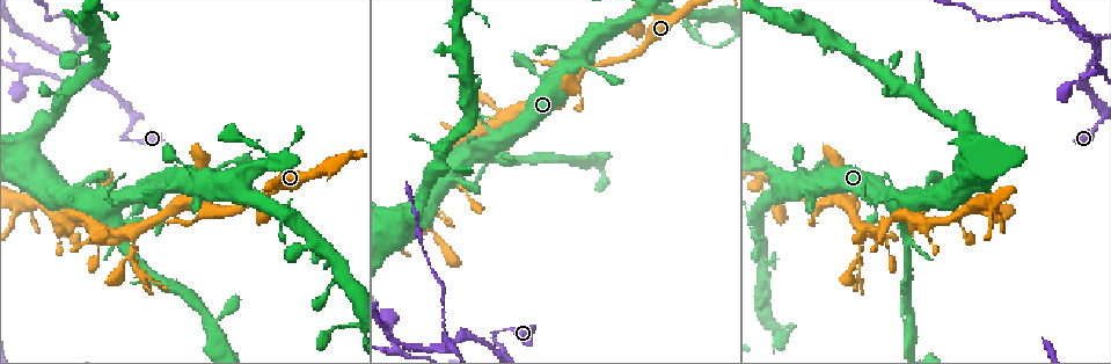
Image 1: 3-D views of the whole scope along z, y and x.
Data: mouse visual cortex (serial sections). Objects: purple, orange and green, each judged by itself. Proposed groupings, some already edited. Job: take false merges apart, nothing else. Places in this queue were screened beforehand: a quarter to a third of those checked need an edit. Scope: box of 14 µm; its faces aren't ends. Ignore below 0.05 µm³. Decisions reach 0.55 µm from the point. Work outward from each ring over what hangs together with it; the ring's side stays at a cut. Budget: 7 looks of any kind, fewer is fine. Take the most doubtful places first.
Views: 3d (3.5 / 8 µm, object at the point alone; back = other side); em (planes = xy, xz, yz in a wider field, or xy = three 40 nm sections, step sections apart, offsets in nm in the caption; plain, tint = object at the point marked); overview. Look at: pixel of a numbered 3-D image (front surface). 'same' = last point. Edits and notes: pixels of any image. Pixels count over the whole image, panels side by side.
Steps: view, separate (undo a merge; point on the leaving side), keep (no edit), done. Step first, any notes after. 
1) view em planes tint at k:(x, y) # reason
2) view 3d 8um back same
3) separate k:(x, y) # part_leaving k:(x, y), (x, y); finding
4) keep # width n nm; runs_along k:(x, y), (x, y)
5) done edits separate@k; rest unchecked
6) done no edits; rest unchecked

view em planes tint at 1:(493, 333) # abrupt turn

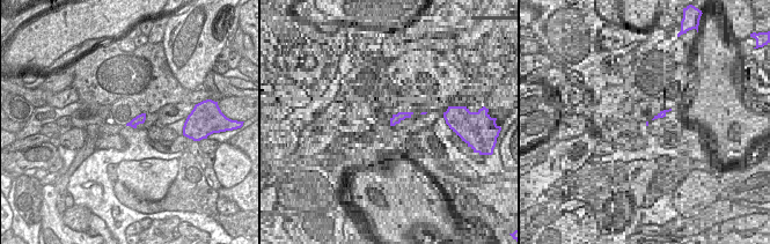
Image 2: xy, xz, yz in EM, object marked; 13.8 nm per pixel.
view 3d 3.5um same

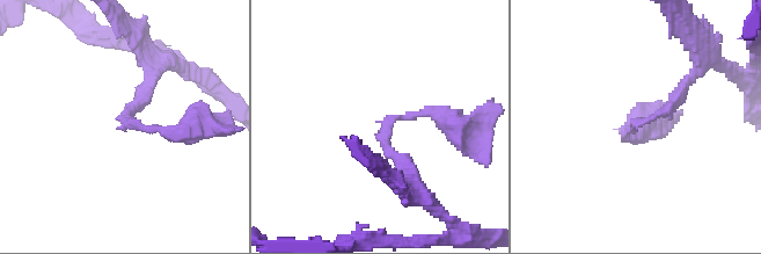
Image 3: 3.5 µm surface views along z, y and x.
keep # width 140 nm; runs_along 3:(637, 128), (667, 110), (694, 74); one cell here

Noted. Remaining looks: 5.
view 3d 3.5um at 1:(859, 254)

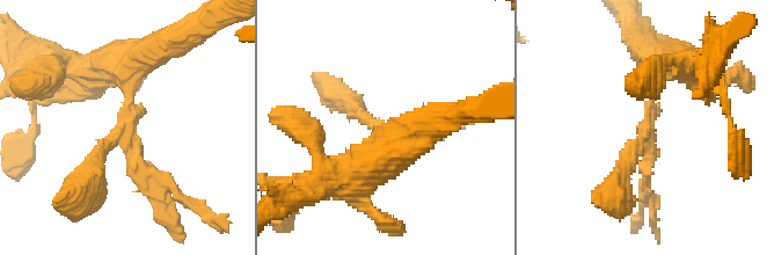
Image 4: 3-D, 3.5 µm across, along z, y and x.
view em planes tint at 4:(128, 124) # shape alone is not enough

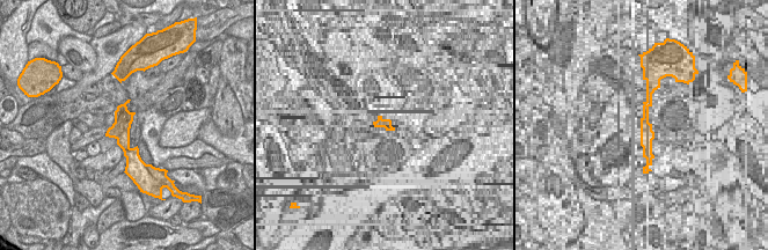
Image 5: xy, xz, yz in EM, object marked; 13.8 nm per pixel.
keep # arms 3; arm_widths 150, 250, 300 nm; runs_along 5:(123, 107), (123, 142), (129, 160); one cell here

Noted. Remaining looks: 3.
view 3d 3.5um at 1:(79, 39) # three arms meet

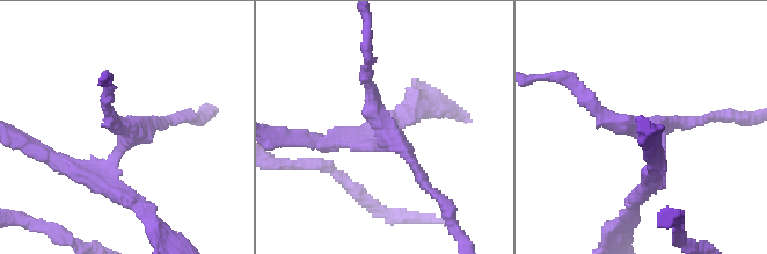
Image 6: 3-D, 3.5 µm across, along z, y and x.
view em xy step 2 tint at 6:(389, 135) # arms 3; arm_widths 150, 150, 200 nm

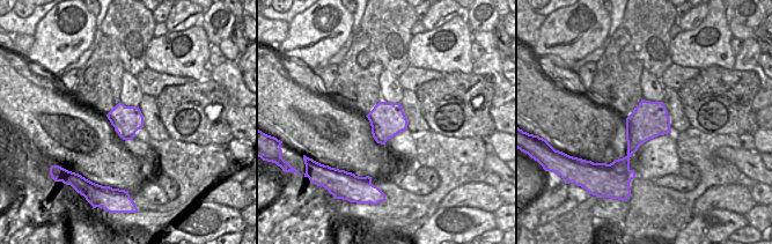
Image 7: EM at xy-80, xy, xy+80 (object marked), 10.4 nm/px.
view em planes tint same # another direction

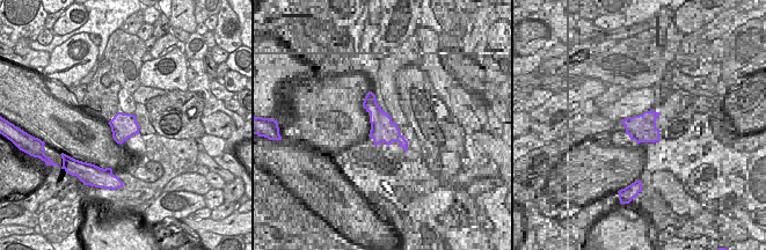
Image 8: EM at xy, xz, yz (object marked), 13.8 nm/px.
keep # runs_along 6:(644, 193), (656, 138), (590, 100); all the same cell

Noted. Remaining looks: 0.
done no edits; rest unchecked

